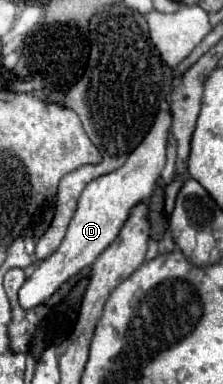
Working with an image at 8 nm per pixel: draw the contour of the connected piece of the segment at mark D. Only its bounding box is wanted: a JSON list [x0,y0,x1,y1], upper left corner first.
[19,111,171,309]

